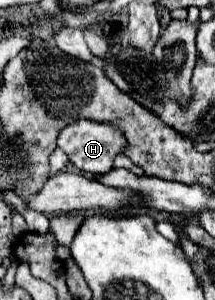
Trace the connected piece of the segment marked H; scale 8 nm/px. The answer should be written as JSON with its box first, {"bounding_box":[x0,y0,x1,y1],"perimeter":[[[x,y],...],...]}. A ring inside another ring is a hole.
{"bounding_box":[58,119,124,175],"perimeter":[[[80,119],[60,131],[58,147],[78,169],[104,175],[112,169],[114,157],[122,153],[124,135],[108,123]]]}

